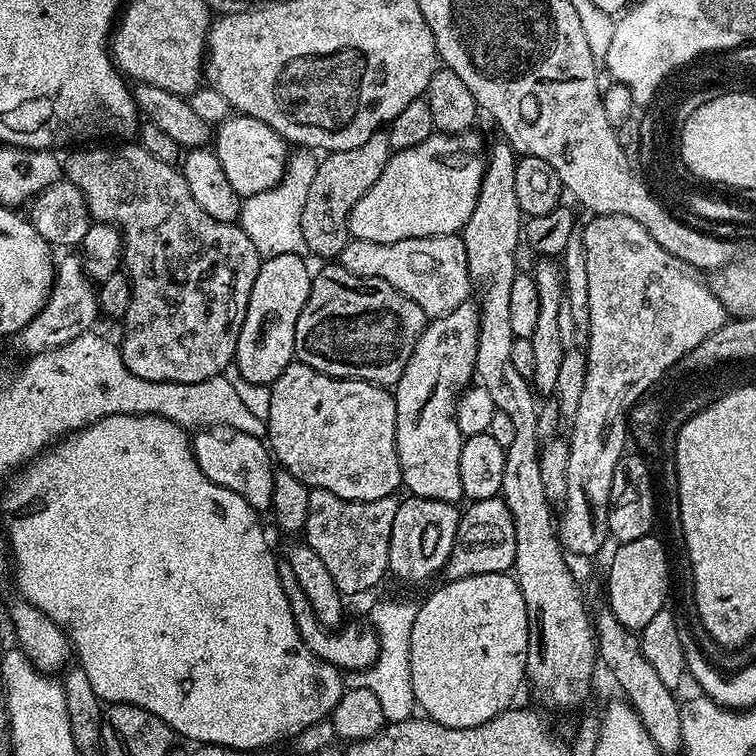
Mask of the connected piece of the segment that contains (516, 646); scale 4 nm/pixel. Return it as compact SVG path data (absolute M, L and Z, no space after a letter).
M508 572L494 574L478 574L461 580L448 580L441 588L436 588L424 601L419 601L417 617L414 618L414 628L410 635L410 681L413 683L414 698L419 711L434 722L442 722L442 726L461 728L462 726L482 726L482 722L490 722L490 718L499 712L505 712L513 707L516 691L526 680L528 667L528 607L522 598L520 581L515 575Z

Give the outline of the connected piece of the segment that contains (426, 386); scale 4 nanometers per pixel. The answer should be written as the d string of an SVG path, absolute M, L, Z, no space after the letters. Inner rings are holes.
M465 302L445 316L429 319L424 333L406 362L402 378L394 386L396 397L396 449L400 463L400 478L405 489L413 496L434 498L438 502L456 504L465 499L462 478L458 478L458 458L462 454L464 435L456 421L456 401L461 391L473 383L476 374L476 350L480 309L475 303Z

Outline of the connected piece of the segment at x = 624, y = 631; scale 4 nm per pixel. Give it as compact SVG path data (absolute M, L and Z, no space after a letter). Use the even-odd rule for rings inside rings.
M601 610L594 616L594 635L596 651L603 667L605 664L612 671L617 686L624 691L623 699L636 711L642 726L646 726L646 734L650 734L654 746L662 754L679 753L682 748L681 701L676 700L677 693L673 689L667 688L662 683L662 678L658 678L654 666L650 666L650 662L646 662L640 649L637 633L631 628L622 626L622 622L618 622L618 618L614 618L612 612Z

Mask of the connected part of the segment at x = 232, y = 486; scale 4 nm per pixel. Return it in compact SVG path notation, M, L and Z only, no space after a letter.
M214 426L197 431L190 440L192 453L202 474L226 490L234 490L257 513L264 514L271 509L274 494L274 460L259 436L242 434L230 426Z

